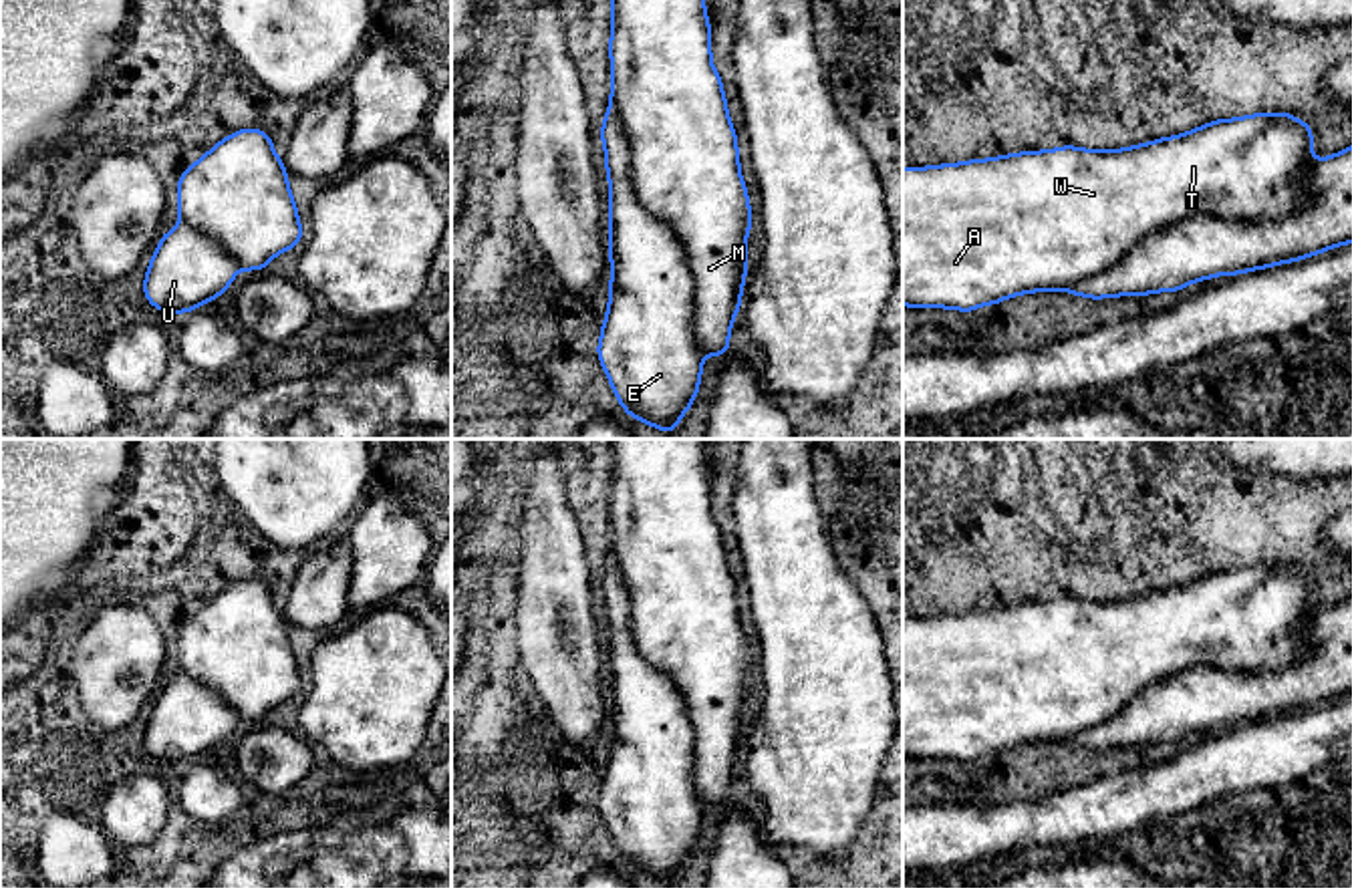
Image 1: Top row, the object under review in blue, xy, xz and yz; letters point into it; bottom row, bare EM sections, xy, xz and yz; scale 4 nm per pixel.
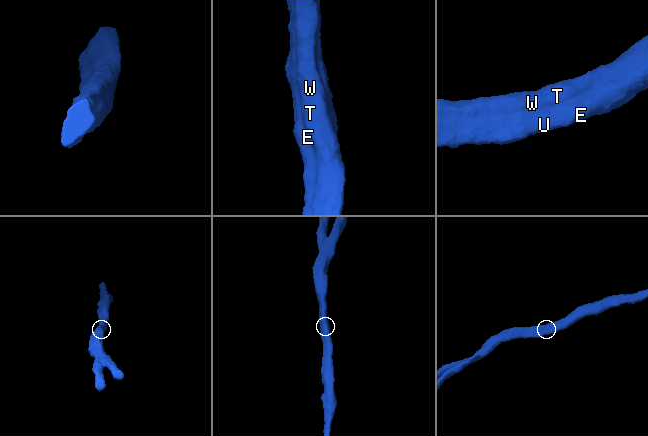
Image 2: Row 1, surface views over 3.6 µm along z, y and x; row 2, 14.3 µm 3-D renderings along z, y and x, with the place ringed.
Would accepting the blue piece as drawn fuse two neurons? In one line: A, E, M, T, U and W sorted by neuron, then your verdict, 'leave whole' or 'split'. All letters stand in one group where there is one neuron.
groups A M T W / E U; split

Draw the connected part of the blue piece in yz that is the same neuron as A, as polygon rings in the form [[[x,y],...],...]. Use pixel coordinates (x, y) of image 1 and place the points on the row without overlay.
[[[1257,564],[1116,602],[1064,596],[903,620],[903,757],[973,763],[1009,747],[1064,741],[1112,719],[1153,683],[1201,664],[1221,671],[1281,669],[1312,650],[1302,638],[1304,622],[1316,614],[1312,590],[1314,580],[1292,564]]]

